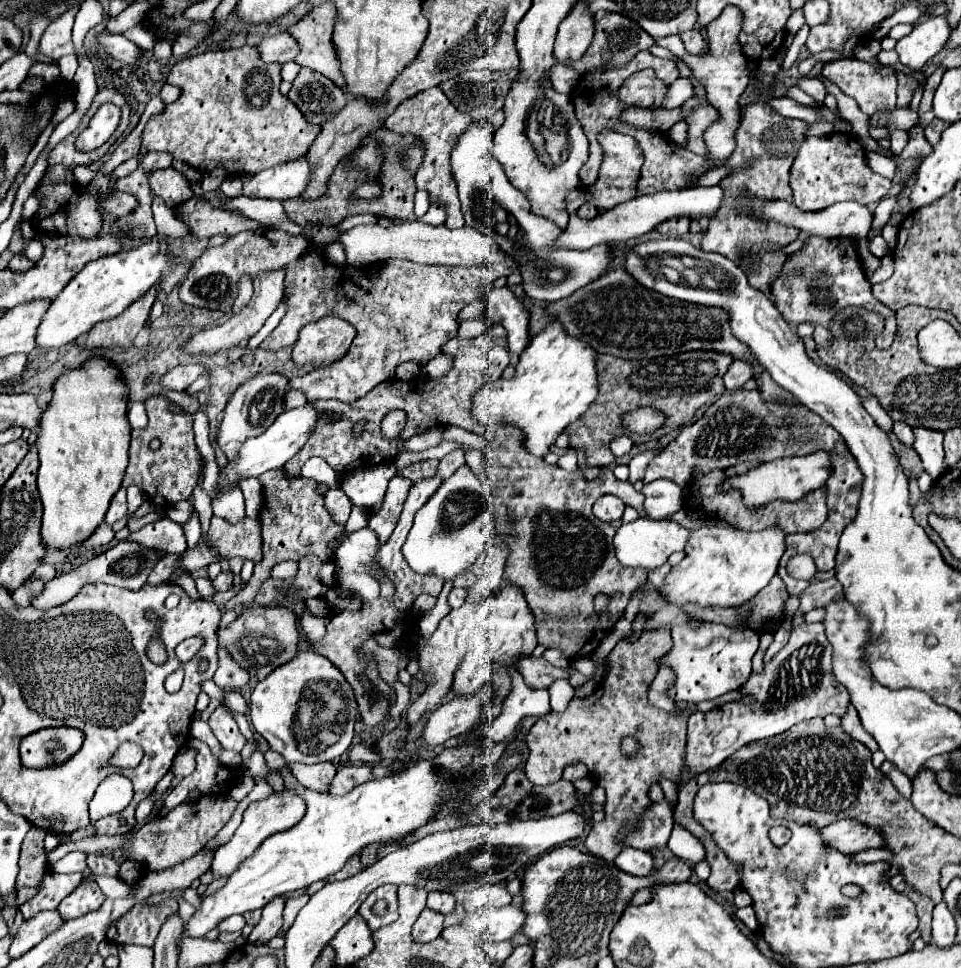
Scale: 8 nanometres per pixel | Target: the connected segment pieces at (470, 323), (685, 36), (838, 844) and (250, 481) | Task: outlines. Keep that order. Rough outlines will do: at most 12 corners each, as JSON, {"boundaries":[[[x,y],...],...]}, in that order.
{"boundaries":[[[467,319],[457,337],[473,339],[487,331],[487,319]],[[683,31],[685,49],[699,55],[705,47],[699,31]],[[855,819],[821,829],[827,847],[859,853],[885,847],[883,835]],[[256,478],[238,484],[245,499],[246,516],[257,518],[263,505]]]}

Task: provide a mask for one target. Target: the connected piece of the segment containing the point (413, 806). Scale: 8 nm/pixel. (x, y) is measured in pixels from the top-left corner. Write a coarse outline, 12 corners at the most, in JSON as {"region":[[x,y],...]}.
{"region":[[431,761],[343,797],[305,789],[295,827],[267,837],[181,937],[339,871],[367,843],[435,821],[463,783]]}

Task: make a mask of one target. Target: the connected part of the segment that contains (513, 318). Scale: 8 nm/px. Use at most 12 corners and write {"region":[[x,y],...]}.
{"region":[[485,285],[485,317],[507,329],[509,351],[529,345],[529,313],[507,287]]}

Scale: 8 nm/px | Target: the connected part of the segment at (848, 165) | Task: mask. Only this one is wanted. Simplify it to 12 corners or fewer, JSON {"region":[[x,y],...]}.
{"region":[[849,133],[807,137],[791,165],[799,211],[871,205],[891,181]]}

